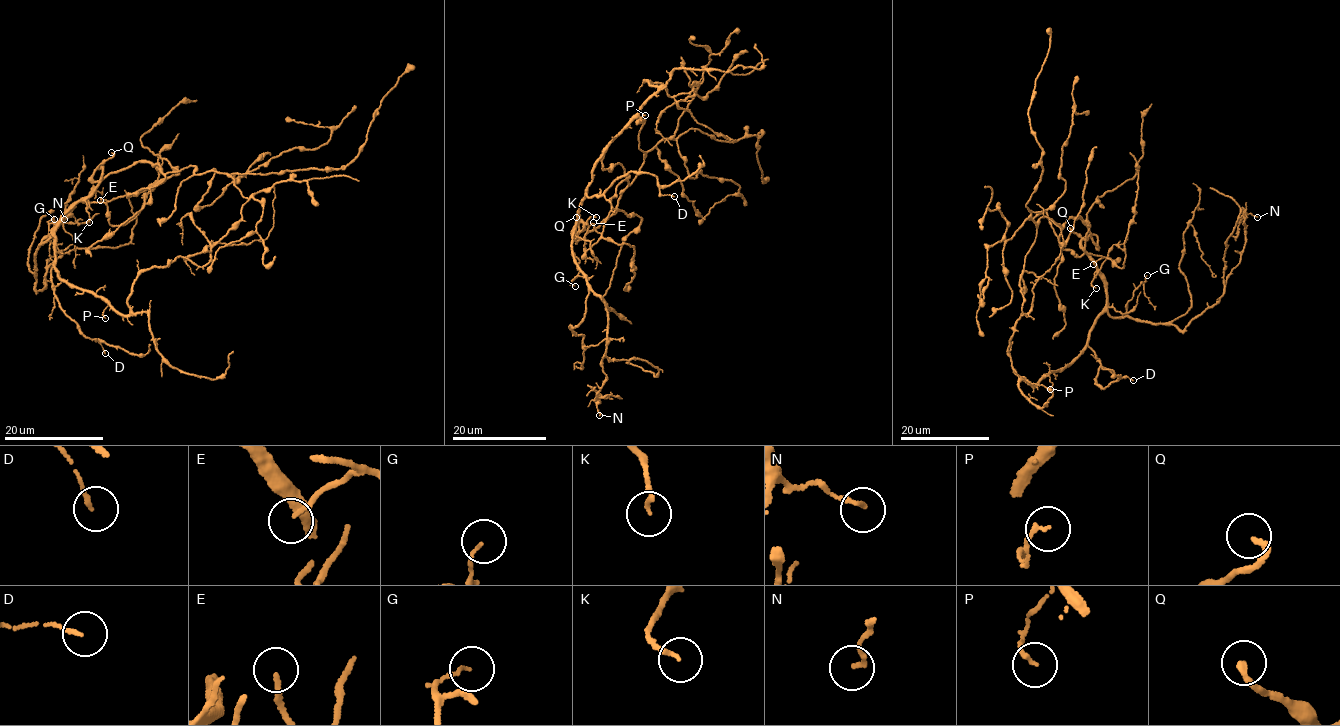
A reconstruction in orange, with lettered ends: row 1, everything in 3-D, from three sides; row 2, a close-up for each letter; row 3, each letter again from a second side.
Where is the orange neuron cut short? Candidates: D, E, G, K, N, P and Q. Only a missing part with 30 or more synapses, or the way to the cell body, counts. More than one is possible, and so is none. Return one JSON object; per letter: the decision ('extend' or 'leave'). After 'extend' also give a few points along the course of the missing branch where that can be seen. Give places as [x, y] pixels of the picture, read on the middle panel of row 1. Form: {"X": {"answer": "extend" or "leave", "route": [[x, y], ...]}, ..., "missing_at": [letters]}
{"D": {"answer": "leave"}, "E": {"answer": "leave"}, "G": {"answer": "leave"}, "K": {"answer": "leave"}, "N": {"answer": "leave"}, "P": {"answer": "leave"}, "Q": {"answer": "extend", "route": [[576, 217], [572, 219], [566, 209], [575, 237], [602, 249], [608, 238]]}, "missing_at": ["Q"]}

